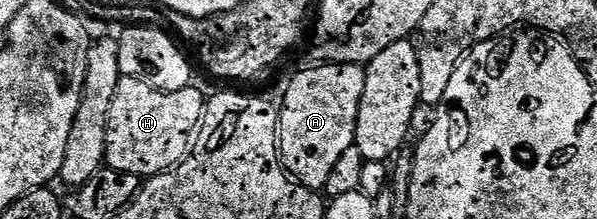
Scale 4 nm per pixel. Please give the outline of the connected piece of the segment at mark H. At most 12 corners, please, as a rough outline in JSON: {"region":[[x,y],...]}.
{"region":[[122,76],[105,164],[139,178],[176,168],[205,118],[197,86]]}

